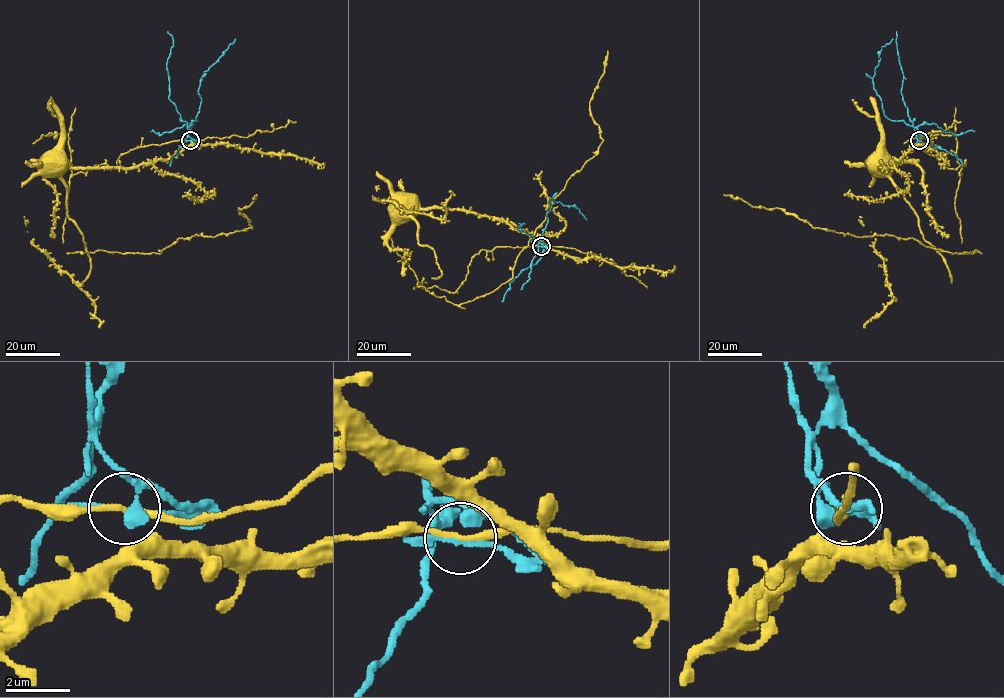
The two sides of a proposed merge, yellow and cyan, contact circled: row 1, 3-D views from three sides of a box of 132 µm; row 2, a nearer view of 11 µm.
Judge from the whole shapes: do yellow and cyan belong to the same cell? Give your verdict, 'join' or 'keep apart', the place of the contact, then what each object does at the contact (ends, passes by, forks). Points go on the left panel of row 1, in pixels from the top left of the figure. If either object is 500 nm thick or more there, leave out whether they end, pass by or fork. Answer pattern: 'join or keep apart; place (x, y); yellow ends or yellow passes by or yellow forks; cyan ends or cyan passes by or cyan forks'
keep apart; place (190, 140); yellow passes by; cyan passes by

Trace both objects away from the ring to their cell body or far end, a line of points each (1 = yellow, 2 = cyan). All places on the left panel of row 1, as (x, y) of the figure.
1: (190, 141), (194, 143), (184, 147), (175, 155), (128, 168), (68, 167), (64, 171), (52, 171), (55, 168)
2: (190, 141), (188, 130), (192, 121), (197, 120), (201, 98), (198, 92), (203, 73), (235, 39)

